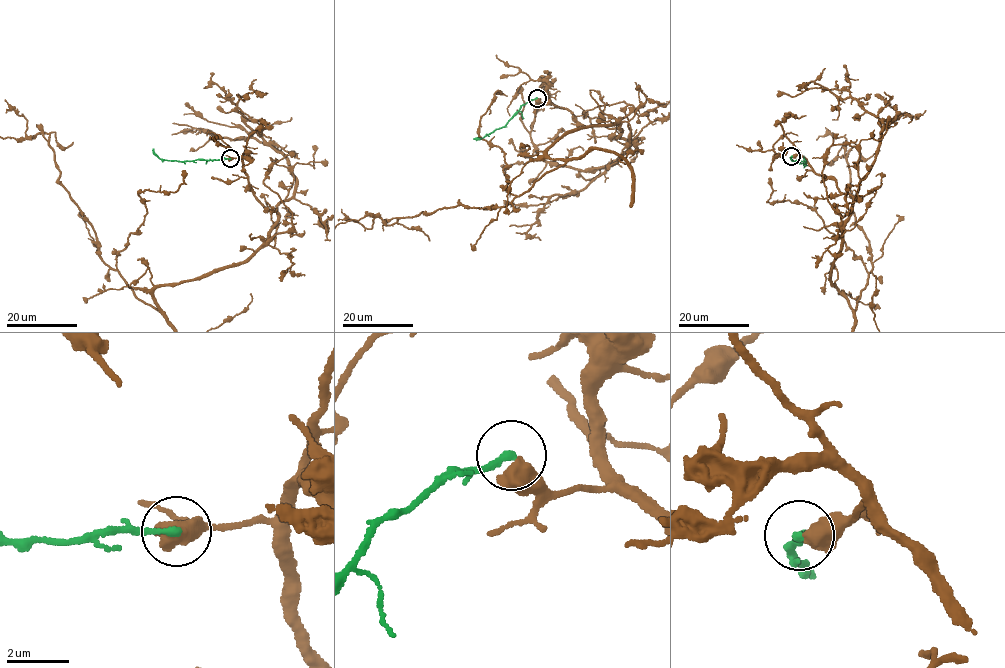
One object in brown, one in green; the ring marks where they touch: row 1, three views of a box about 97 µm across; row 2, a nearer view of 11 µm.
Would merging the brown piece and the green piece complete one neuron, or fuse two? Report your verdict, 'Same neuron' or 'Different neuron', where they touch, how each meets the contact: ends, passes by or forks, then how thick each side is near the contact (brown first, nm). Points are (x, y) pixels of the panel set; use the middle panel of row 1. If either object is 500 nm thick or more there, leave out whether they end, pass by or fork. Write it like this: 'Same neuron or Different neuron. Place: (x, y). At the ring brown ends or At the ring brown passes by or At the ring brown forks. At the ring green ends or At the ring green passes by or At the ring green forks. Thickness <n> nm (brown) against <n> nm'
Different neuron. Place: (537, 98). Thickness 650 nm (brown) against 240 nm

